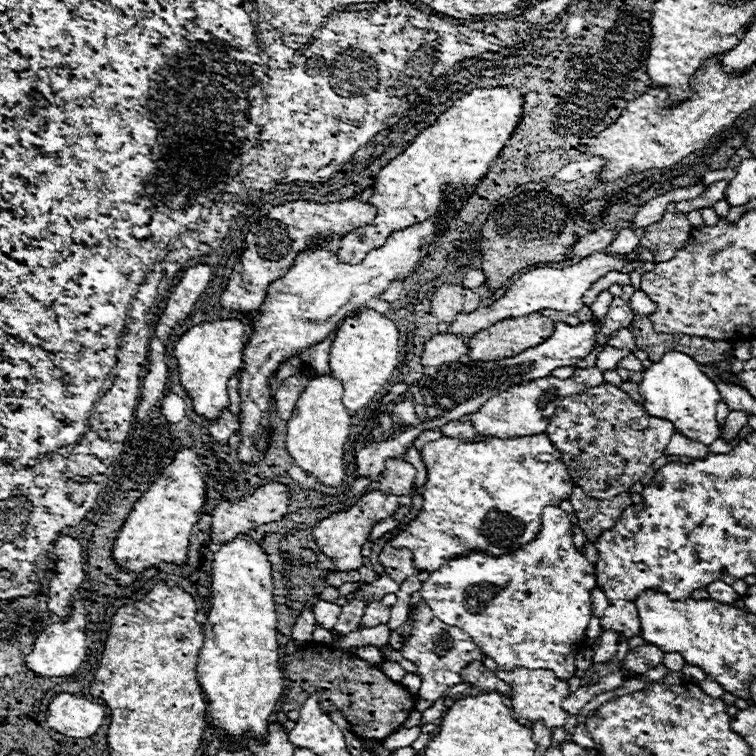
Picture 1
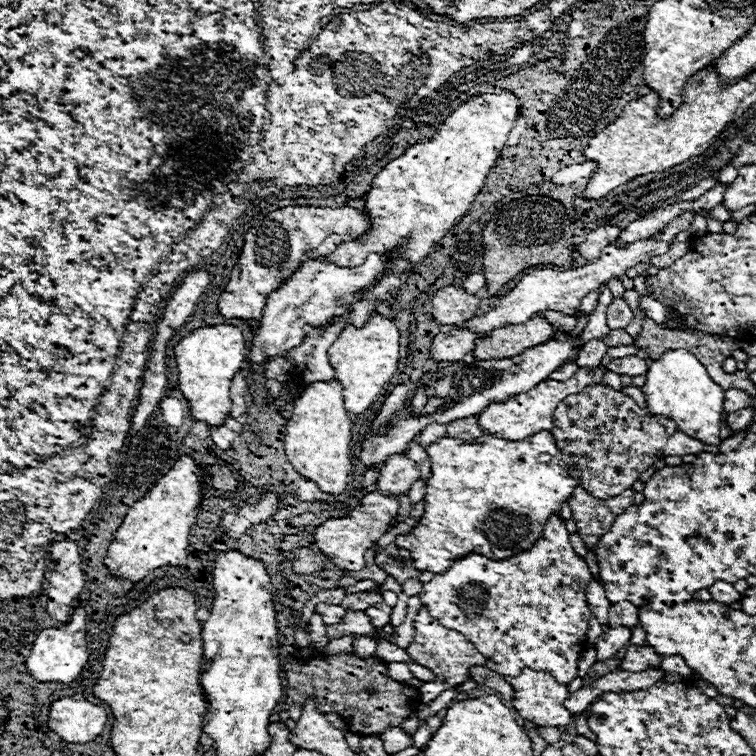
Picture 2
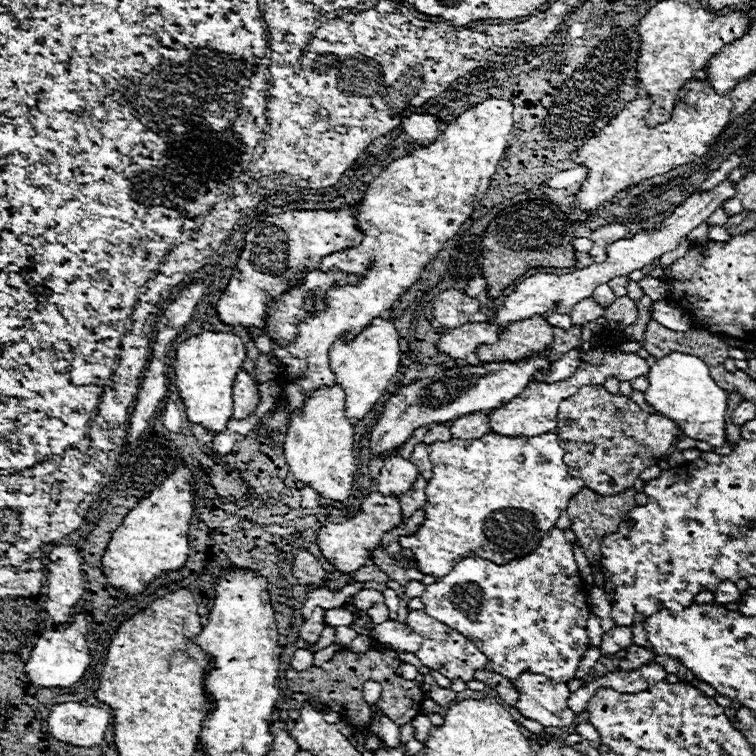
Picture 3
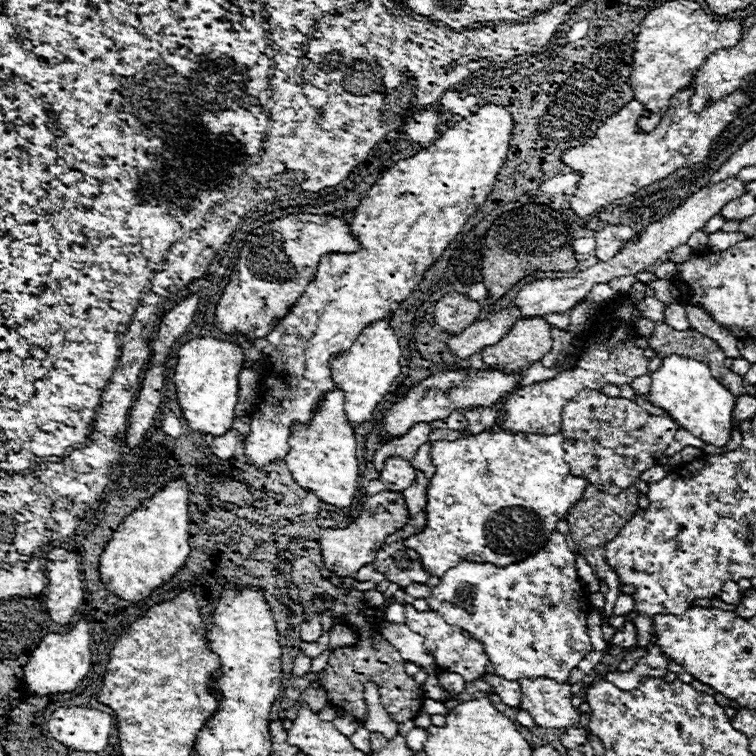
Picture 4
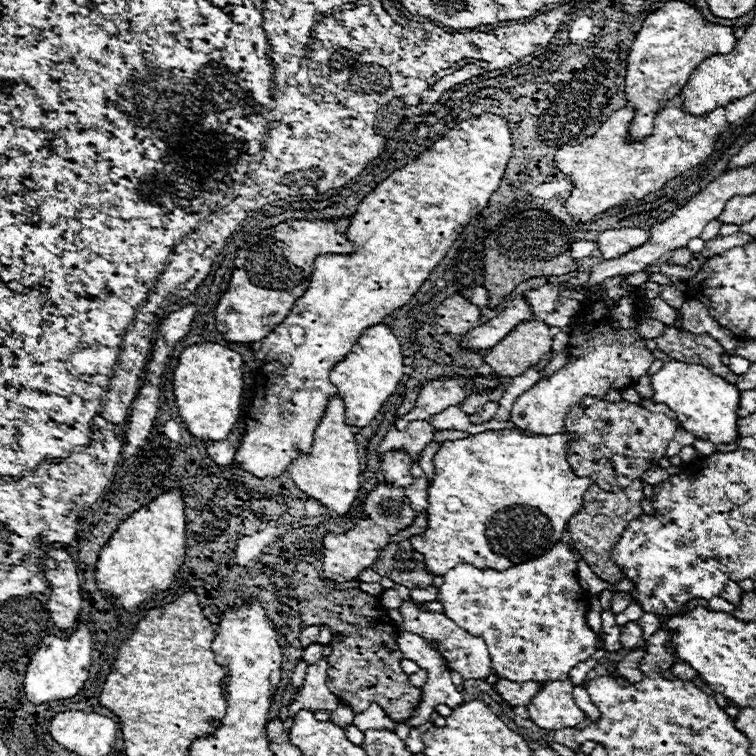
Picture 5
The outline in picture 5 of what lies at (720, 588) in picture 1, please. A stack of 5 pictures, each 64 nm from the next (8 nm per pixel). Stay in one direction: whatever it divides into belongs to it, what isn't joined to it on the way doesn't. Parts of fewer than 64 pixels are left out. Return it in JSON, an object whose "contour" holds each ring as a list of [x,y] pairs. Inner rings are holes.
{"contour":[[[728,580],[728,582],[726,582],[726,586],[724,586],[724,590],[720,592],[720,596],[722,596],[724,600],[728,600],[730,604],[738,606],[738,600],[742,598],[742,590],[740,590],[740,586],[738,586],[736,582]]]}

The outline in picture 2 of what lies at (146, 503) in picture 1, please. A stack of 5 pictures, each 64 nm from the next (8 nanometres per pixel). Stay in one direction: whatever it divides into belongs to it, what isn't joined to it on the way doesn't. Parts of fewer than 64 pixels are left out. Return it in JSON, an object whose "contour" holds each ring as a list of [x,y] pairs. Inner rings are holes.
{"contour":[[[182,456],[168,474],[164,474],[150,492],[134,502],[124,516],[122,526],[114,532],[104,564],[112,576],[126,578],[132,584],[142,582],[152,570],[160,566],[184,566],[188,556],[190,526],[198,516],[200,482],[198,466],[190,456]]]}

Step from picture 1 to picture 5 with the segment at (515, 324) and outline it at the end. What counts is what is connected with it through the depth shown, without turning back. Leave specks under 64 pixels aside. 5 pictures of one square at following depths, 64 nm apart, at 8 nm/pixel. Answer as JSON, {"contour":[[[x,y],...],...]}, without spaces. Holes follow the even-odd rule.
{"contour":[[[544,322],[518,324],[502,344],[484,352],[486,364],[500,376],[520,376],[552,350],[552,334]]]}

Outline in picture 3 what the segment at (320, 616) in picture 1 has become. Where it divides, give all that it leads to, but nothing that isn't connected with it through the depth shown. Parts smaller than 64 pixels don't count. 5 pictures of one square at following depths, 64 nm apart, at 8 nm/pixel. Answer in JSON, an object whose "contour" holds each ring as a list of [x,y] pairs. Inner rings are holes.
{"contour":[[[334,608],[334,610],[326,610],[326,618],[324,622],[328,626],[350,626],[352,624],[352,612],[348,612],[346,608]]]}

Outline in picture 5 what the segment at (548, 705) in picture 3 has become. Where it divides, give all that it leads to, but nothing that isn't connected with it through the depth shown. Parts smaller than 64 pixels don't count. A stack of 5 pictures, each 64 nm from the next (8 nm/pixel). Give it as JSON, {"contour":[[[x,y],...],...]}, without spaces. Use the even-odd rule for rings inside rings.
{"contour":[[[570,680],[544,684],[544,688],[528,704],[530,720],[544,730],[574,728],[582,724],[586,714],[576,706],[572,690],[574,684]]]}

